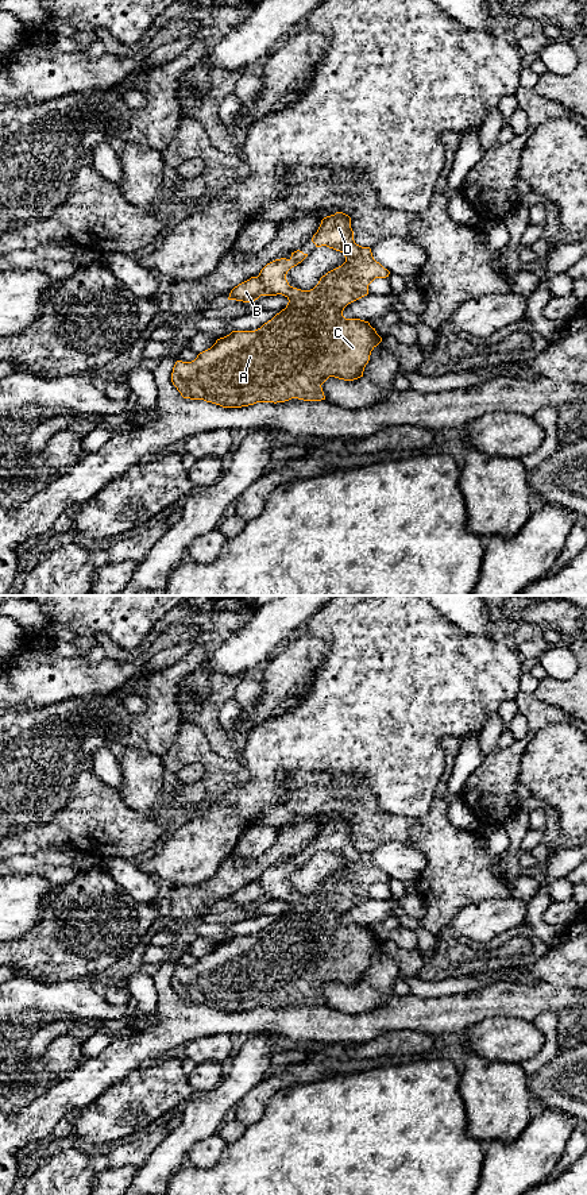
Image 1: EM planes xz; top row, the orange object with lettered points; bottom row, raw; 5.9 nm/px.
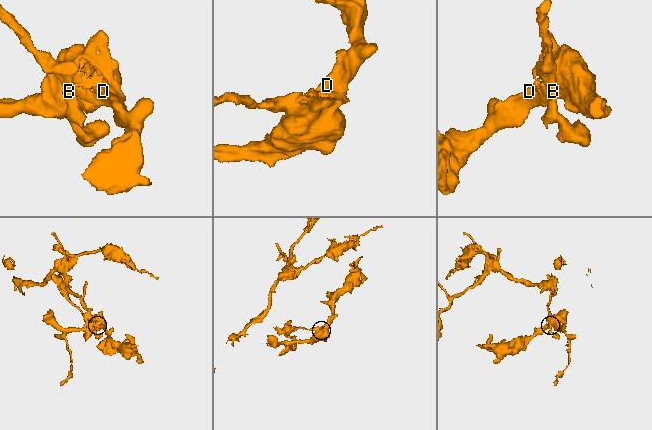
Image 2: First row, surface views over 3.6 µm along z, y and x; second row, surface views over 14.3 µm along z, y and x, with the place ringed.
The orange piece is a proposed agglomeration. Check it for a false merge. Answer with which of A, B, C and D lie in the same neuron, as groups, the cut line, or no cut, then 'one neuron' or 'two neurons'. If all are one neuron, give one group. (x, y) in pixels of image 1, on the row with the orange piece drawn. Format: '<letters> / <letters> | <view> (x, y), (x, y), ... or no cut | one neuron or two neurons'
A C D / B | xz (258, 276), (262, 284), (262, 295) | two neurons

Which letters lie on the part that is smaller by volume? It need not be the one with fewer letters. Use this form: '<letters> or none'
B

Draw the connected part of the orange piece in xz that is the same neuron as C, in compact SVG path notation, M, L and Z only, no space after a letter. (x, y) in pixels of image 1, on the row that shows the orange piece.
M343 212L324 217L312 242L316 247L327 246L343 253L345 262L323 275L310 290L293 288L286 280L287 271L301 263L308 254L297 250L291 253L289 259L281 258L267 263L258 275L262 282L262 296L282 294L289 300L286 308L255 331L232 331L229 335L217 339L211 348L200 352L192 362L177 361L173 367L171 382L184 398L204 400L223 408L242 408L256 402L277 404L291 398L321 401L325 400L321 385L329 377L344 381L363 377L371 351L382 342L382 338L368 321L345 319L343 311L348 304L367 296L368 285L375 278L386 278L390 271L374 259L370 247L355 243L351 217Z

